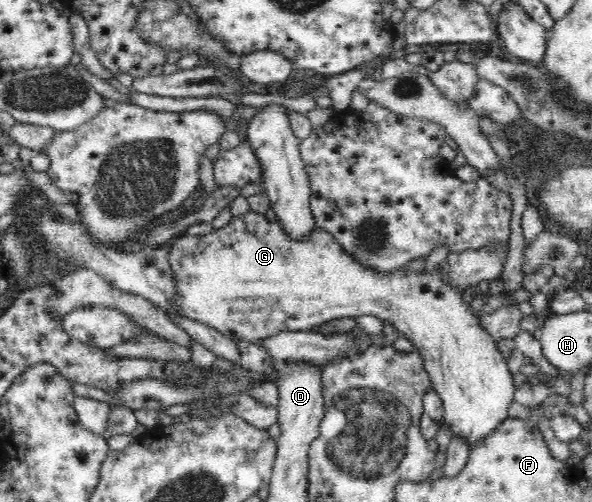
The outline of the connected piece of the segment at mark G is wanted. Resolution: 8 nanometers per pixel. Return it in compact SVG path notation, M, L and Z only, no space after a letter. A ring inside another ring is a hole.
M247 211L245 215L239 215L239 217L233 217L229 224L222 229L213 230L209 235L189 236L183 235L175 237L175 239L169 242L169 263L173 270L173 286L177 293L173 295L173 305L176 311L182 313L183 317L188 317L195 321L207 324L213 329L219 330L227 339L231 341L246 341L247 343L255 343L261 339L267 339L271 335L279 335L281 331L309 331L311 327L315 325L323 325L333 319L359 317L359 315L375 315L382 323L391 323L399 331L400 335L405 336L416 347L415 351L422 356L423 367L429 374L432 381L432 389L434 389L439 397L442 399L444 413L442 421L445 421L445 425L461 437L465 437L467 446L471 449L473 446L478 445L483 439L487 439L495 430L498 429L500 423L507 418L507 409L511 401L514 400L514 393L516 390L513 384L513 374L509 372L507 368L507 359L499 352L497 342L491 338L491 334L484 333L483 328L479 326L481 323L481 317L475 313L471 313L469 304L462 301L462 293L456 291L452 285L448 285L445 279L445 271L447 271L447 262L442 262L438 269L421 272L416 274L408 274L407 278L413 278L417 287L409 287L409 289L419 289L419 291L411 291L415 295L415 299L405 299L399 291L399 285L395 285L395 274L381 274L375 273L375 270L367 266L363 266L361 262L355 262L355 258L351 258L351 254L347 254L347 251L343 250L339 243L335 242L335 238L331 237L327 231L323 231L317 228L314 234L307 235L301 242L295 241L295 238L287 237L284 234L284 228L280 226L277 221L269 221L264 214L256 213L255 211Z

